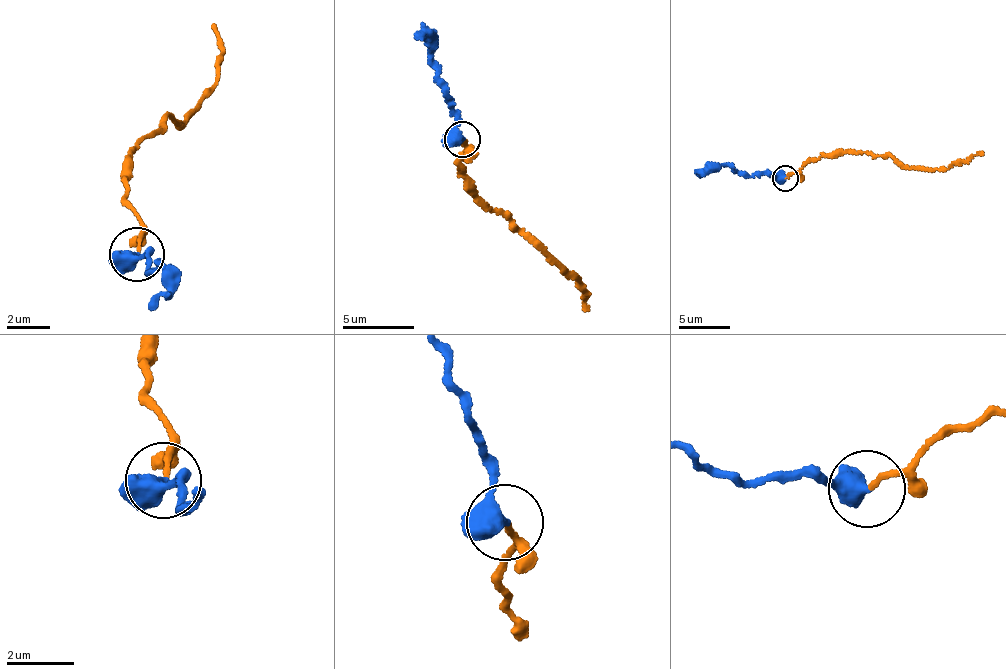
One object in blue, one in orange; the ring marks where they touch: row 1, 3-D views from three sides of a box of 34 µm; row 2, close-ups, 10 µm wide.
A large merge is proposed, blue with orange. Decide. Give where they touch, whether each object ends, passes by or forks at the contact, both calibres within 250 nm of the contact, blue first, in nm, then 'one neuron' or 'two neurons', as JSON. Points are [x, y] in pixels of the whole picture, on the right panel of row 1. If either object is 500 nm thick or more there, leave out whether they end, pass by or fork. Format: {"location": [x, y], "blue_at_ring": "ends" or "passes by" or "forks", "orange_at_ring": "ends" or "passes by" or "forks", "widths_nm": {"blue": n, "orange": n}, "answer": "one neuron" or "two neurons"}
{"location": [785, 178], "blue_at_ring": "passes by", "orange_at_ring": "ends", "widths_nm": {"blue": 420, "orange": 160}, "answer": "one neuron"}

